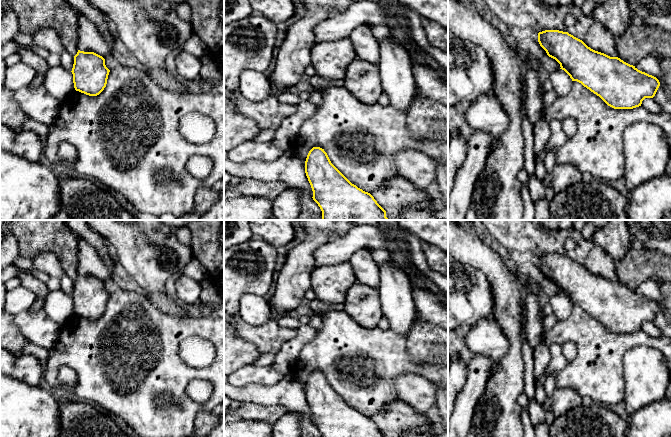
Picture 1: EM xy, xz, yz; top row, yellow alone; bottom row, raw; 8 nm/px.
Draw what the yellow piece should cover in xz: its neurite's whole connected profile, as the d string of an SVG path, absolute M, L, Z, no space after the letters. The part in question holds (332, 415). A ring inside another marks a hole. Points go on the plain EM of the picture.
M320 371L309 375L305 397L322 437L386 437L370 417L352 408Z

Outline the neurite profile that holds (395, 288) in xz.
M391 259L378 267L378 291L383 316L388 319L389 328L408 337L417 314L412 296L412 280L407 272Z

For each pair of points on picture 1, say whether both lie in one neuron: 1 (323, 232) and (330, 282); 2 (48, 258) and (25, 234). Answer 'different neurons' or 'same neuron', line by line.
1: different neurons
2: different neurons

